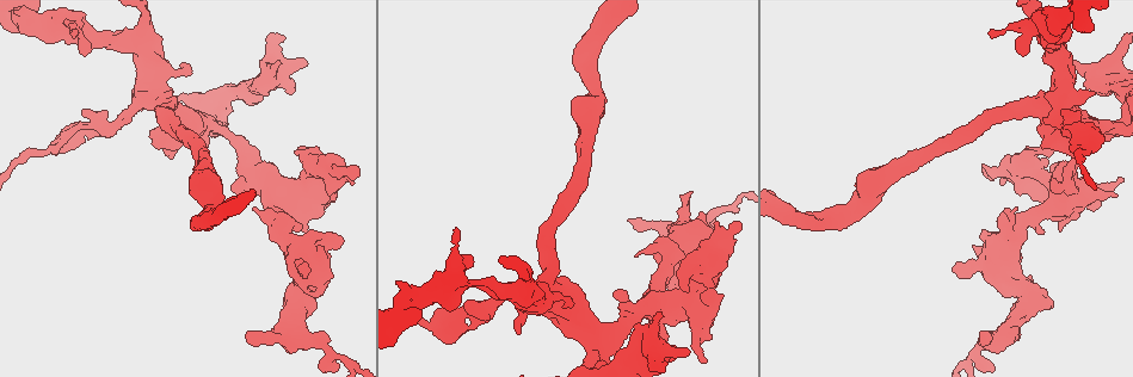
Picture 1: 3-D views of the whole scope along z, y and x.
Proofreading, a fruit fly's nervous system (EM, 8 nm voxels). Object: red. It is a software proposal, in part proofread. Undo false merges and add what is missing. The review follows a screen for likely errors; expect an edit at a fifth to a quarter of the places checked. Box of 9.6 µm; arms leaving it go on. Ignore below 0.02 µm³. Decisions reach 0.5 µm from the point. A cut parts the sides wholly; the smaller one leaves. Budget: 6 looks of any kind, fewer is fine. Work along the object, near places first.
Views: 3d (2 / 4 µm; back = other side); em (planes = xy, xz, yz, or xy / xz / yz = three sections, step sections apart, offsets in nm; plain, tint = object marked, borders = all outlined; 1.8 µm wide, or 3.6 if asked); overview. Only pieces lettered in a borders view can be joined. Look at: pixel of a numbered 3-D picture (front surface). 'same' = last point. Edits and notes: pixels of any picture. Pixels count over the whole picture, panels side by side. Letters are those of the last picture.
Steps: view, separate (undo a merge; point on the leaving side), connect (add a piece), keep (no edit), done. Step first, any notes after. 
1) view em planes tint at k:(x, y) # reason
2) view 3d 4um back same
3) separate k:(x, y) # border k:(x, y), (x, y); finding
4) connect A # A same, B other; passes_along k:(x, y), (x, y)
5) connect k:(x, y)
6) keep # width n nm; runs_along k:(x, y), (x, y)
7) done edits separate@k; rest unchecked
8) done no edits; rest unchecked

view 3d 4um at 1:(1010, 281) # a narrow waist

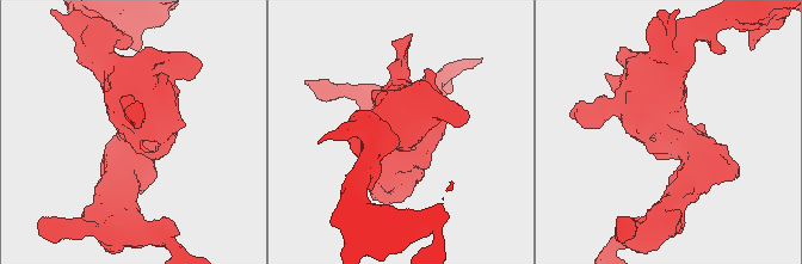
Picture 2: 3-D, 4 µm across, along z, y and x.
view em 3.6um xy step 8 borders at 2:(669, 131) # now the EM

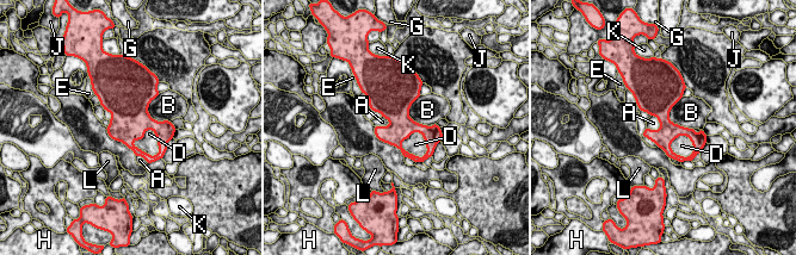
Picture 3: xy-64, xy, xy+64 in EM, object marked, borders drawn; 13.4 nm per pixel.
keep # width 280 nm; A other, B other, D other, E other, G other, H other, J other, K other, L other; runs_along 3:(658, 98), (664, 119), (696, 141); continuous, no second cell

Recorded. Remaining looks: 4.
view 3d 4um at 1:(1067, 85) # touches itself

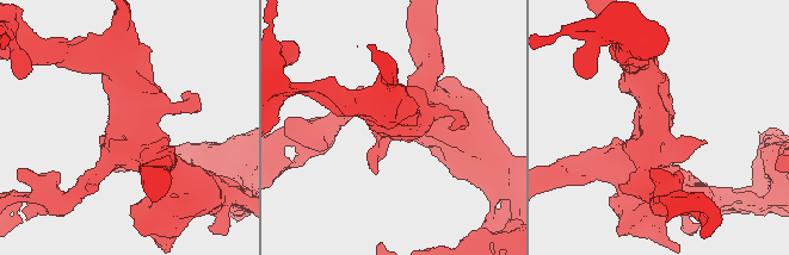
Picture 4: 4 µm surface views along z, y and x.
view em planes borders at 4:(662, 134) # need the tissue

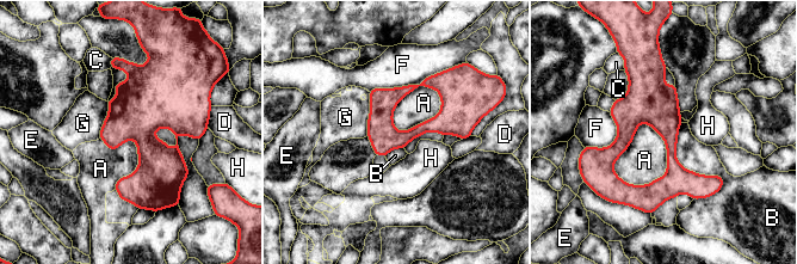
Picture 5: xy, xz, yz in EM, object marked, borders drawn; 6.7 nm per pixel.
keep # A other, B other, C other, D other, E other, F other, G other, H other; runs_along 5:(658, 62), (672, 179), (650, 204); one cell here

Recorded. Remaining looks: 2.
view 3d 2um back at 1:(1124, 130) # three arms meet

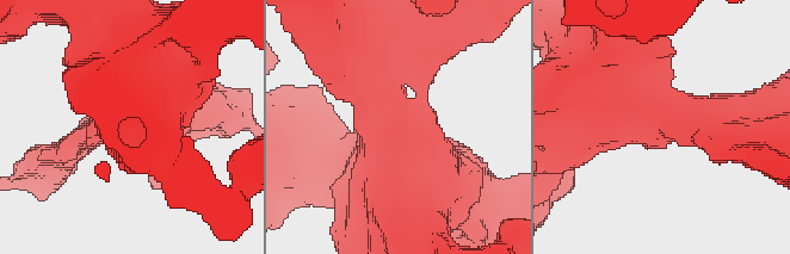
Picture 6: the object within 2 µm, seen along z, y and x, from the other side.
view em xy step 8 borders at 6:(370, 125) # arms 3; arm_widths 260, 440, 480 nm

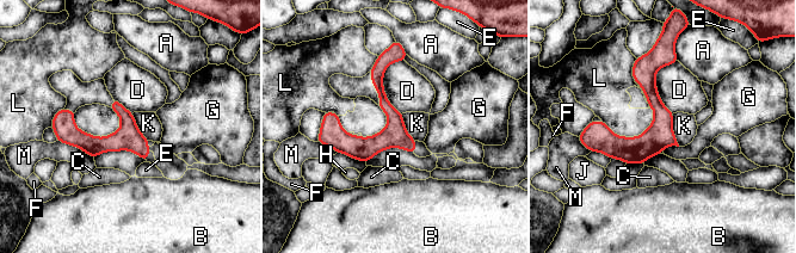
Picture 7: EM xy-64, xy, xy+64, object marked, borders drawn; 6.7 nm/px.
keep # A other, B other, C other, D other, E other, F other, G other, H other, J other, K other, L other, M other; border 7:(672, 113), (673, 136), (679, 146); continuous, no second cell

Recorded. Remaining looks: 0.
done no edits; rest unchecked

